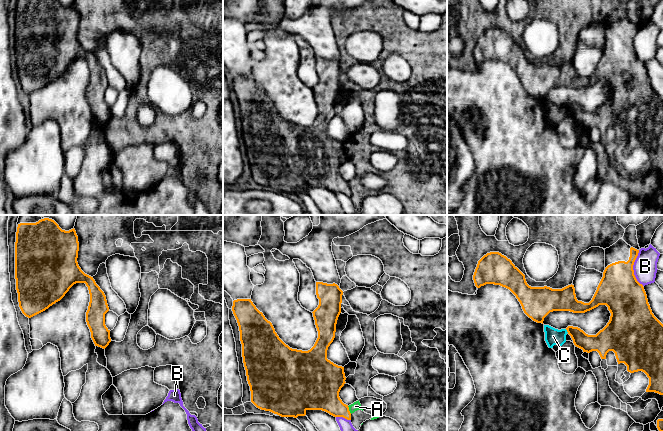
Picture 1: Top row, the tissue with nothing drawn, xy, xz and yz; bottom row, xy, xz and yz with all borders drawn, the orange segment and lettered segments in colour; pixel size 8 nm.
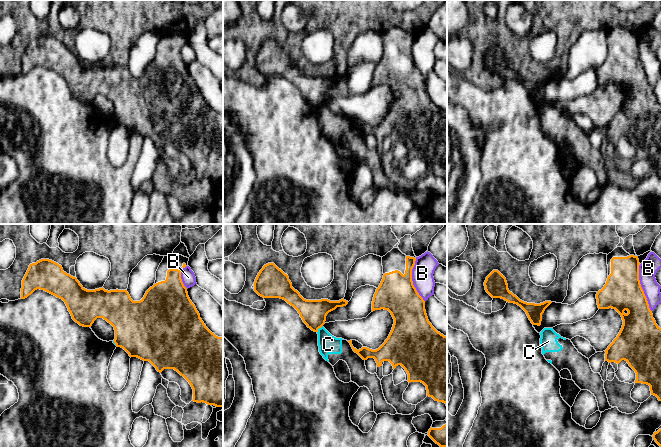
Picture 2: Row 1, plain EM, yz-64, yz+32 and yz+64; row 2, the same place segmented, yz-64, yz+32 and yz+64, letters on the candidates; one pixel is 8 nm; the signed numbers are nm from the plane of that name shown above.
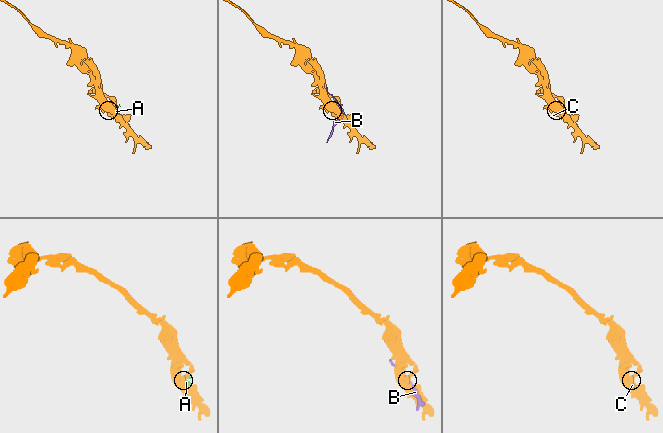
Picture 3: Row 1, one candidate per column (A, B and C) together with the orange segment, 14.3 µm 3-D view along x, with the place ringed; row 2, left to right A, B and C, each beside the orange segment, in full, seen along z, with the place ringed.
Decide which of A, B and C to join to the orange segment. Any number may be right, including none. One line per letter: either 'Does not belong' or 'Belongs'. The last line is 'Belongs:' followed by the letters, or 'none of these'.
A: Does not belong
B: Does not belong
C: Does not belong
Belongs: none of these

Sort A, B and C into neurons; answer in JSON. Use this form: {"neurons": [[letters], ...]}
{"neurons": [["A", "C"], ["B"]]}

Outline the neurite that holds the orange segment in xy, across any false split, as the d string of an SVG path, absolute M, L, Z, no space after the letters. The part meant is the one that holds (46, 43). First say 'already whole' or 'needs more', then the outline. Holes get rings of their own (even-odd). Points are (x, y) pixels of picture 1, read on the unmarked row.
already whole; M18 0L15 18L15 55L19 83L22 89L31 94L60 77L76 59L85 59L90 70L86 88L86 98L95 122L105 125L111 118L110 106L105 101L105 90L109 87L106 72L93 53L85 50L78 41L79 18L75 5L62 6L58 0Z

